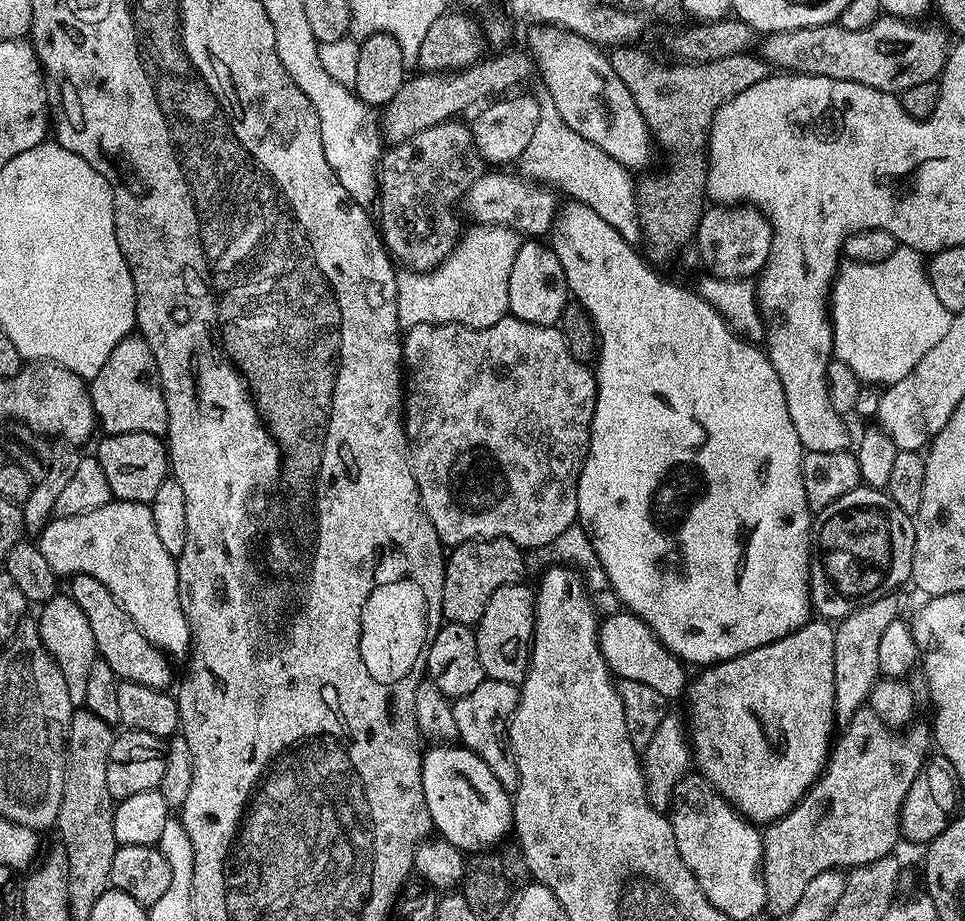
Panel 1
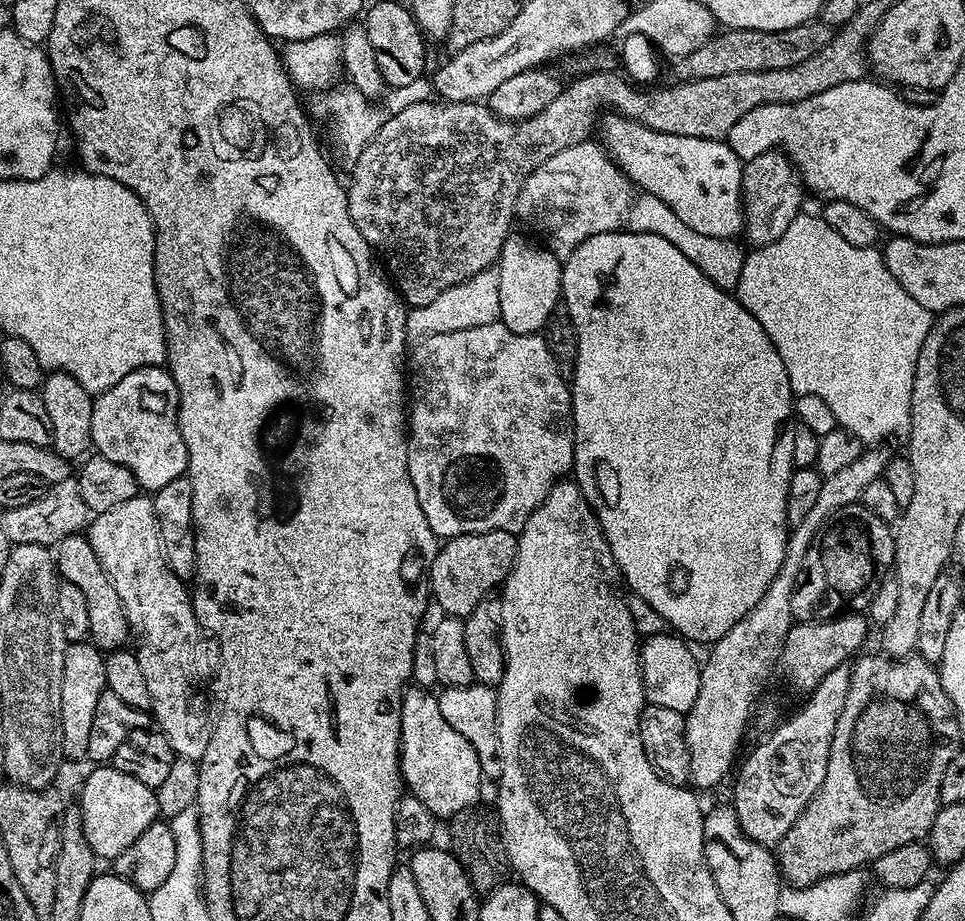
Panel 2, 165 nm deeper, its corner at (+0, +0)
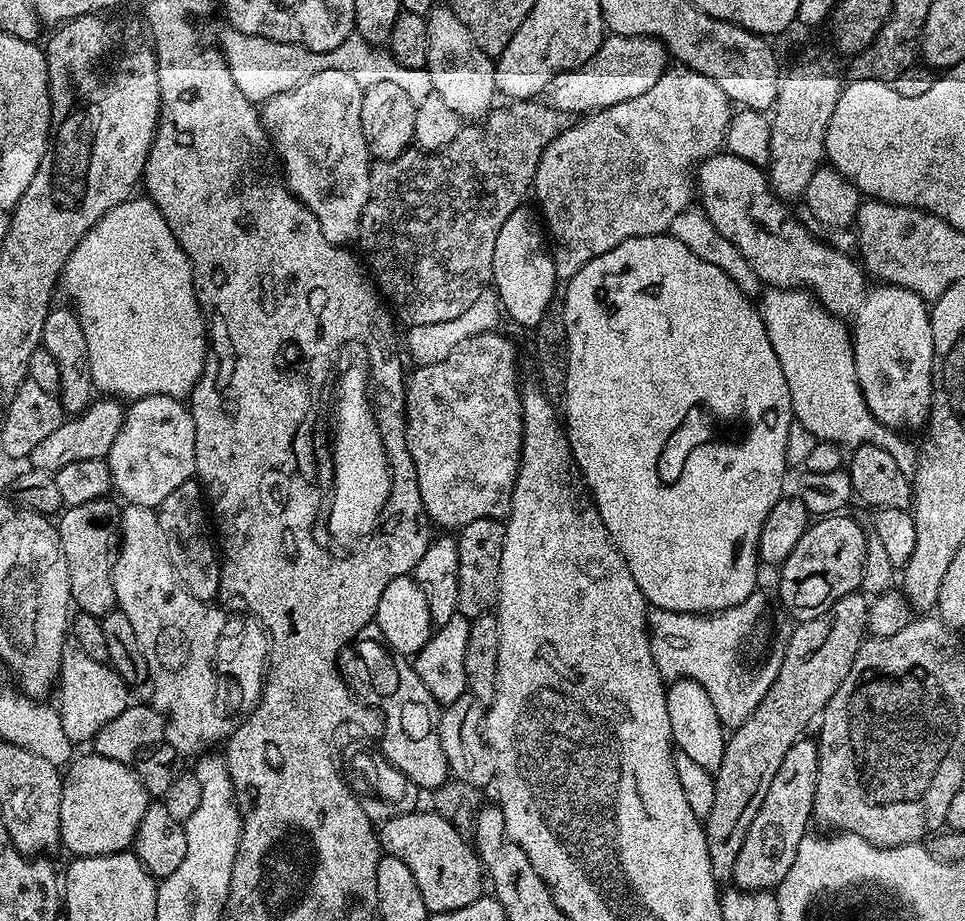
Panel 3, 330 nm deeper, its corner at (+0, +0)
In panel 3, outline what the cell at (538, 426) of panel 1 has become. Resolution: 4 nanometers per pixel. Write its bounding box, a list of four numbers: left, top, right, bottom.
[404,331,522,530]

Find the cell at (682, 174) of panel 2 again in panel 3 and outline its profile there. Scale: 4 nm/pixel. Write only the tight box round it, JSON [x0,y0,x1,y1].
[694,150,934,430]

